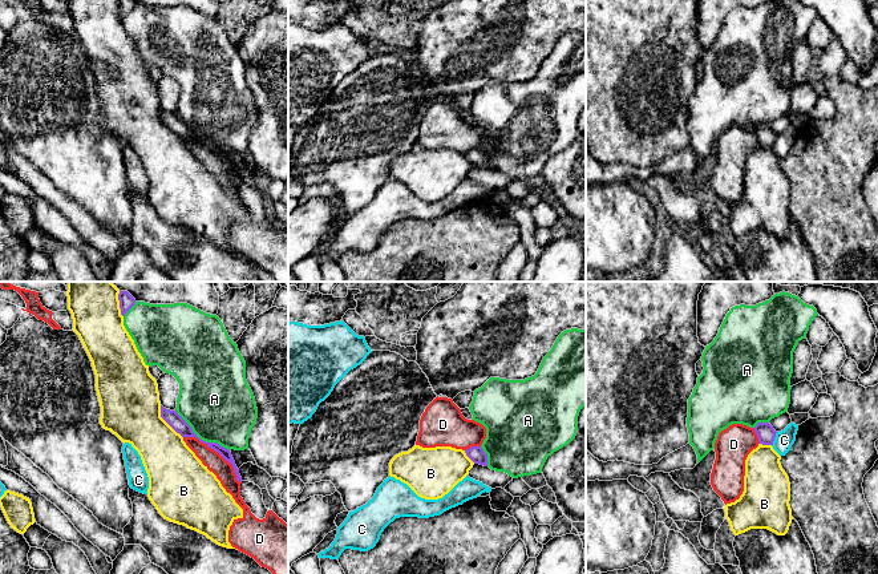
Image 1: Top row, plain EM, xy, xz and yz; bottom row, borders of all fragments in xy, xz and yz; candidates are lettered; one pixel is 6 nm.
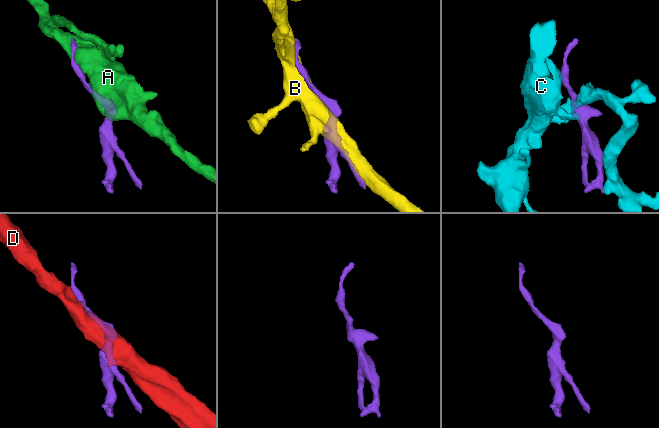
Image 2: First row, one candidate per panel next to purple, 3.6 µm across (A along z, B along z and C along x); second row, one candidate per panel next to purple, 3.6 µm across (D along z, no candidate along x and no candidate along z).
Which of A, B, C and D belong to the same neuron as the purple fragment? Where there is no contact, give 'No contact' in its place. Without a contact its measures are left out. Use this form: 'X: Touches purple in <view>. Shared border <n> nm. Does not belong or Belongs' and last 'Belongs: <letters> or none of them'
A: Touches purple in xy. Shared border 420 nm. Does not belong
B: Touches purple in xy. Shared border 240 nm. Does not belong
C: Touches purple in yz. Shared border 90 nm. Does not belong
D: Touches purple in xy. Shared border 460 nm. Does not belong
Belongs: none of them

